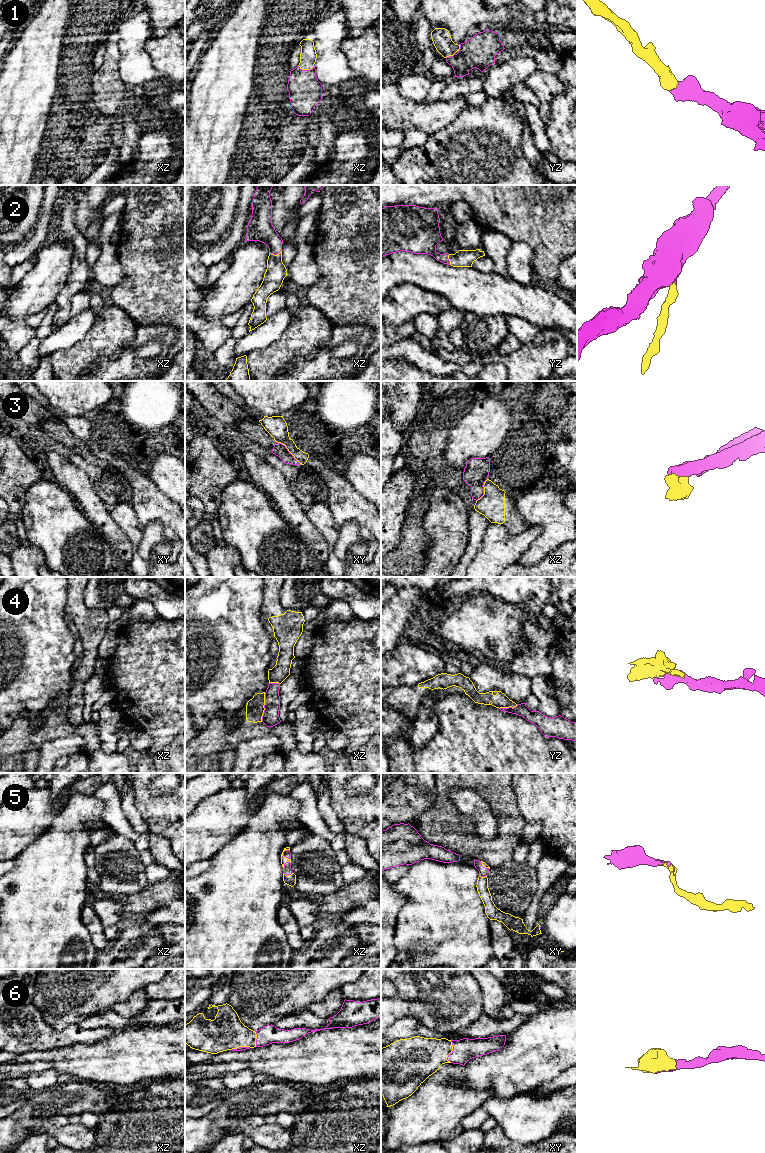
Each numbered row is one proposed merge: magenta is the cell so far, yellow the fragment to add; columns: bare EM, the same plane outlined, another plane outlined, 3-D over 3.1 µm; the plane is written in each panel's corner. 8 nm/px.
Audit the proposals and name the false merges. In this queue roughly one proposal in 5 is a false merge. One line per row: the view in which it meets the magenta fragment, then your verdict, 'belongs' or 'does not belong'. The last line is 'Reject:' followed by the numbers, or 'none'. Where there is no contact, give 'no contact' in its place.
1: contact in xz; belongs
2: contact in xz; belongs
3: contact in xy; does not belong
4: contact in xz; does not belong
5: contact in xz; belongs
6: contact in xy; belongs
Reject: 3, 4

